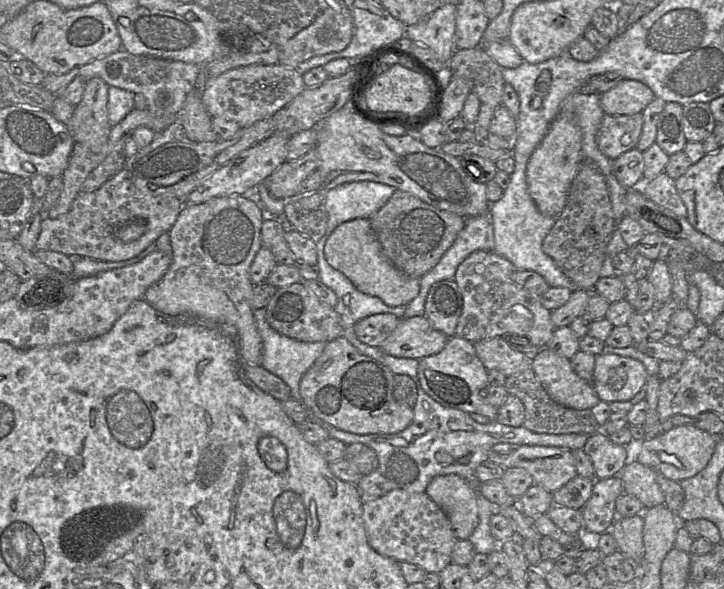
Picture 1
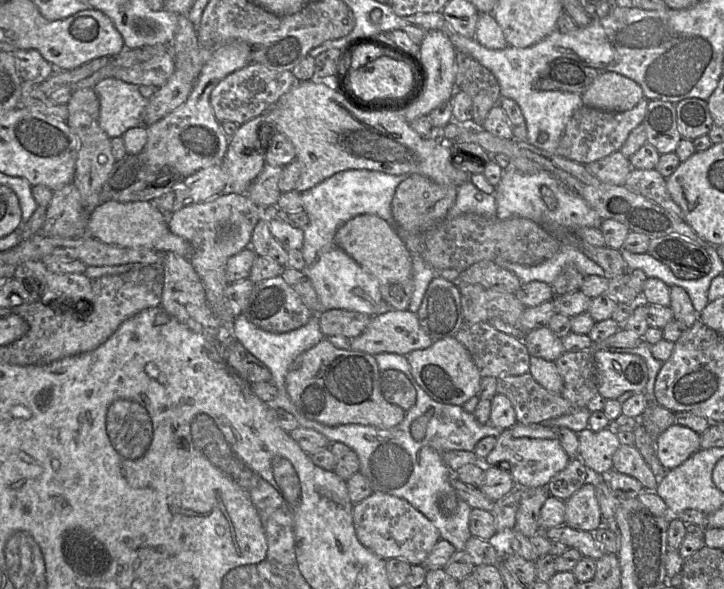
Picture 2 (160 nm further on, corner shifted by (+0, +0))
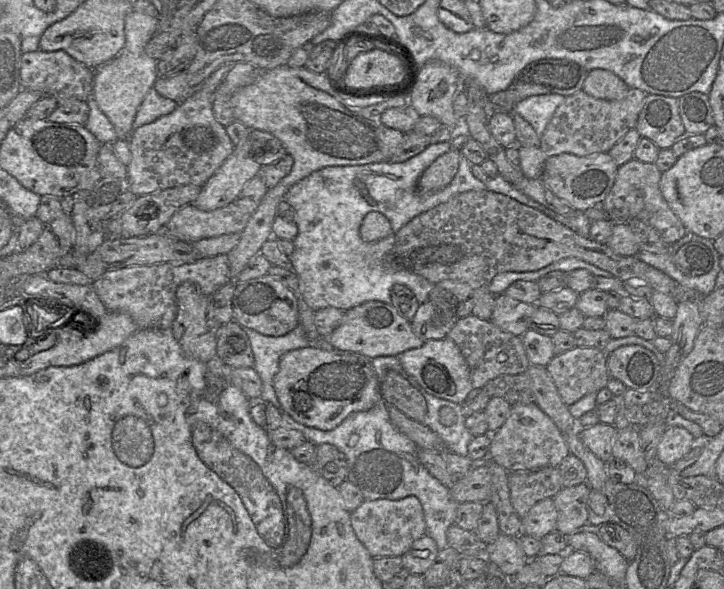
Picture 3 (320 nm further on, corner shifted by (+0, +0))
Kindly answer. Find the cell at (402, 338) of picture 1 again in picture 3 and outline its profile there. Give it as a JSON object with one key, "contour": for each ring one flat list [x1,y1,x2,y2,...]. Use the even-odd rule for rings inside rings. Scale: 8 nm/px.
{"contour":[[368,301,346,310,340,325,323,338,338,350,360,354,369,359,397,356,425,343,413,332,411,323,401,317,391,304,380,301]]}

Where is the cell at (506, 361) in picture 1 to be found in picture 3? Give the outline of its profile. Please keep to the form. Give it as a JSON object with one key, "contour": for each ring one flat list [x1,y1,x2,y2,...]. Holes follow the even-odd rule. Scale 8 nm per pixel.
{"contour":[[469,315,458,319,447,335,459,347,469,369,473,388,481,390,490,380,502,375,523,374,531,365,522,338,495,326,490,320]]}

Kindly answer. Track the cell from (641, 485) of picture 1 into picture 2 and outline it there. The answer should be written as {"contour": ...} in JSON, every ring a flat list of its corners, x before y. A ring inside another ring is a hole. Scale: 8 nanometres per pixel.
{"contour":[[620,445,613,456,613,470,637,479,645,490,656,491,659,483,634,445]]}

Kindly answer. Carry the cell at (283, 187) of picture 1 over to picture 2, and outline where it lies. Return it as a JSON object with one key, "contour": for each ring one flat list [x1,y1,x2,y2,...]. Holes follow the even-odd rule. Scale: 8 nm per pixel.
{"contour":[[266,164,247,189,246,195,248,198,258,207,276,205,281,194,278,185,282,171,283,167]]}

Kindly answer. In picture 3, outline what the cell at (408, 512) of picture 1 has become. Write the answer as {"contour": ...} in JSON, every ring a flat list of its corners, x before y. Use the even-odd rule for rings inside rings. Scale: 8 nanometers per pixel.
{"contour":[[415,496,399,500,364,500,350,513,350,523,356,537,373,558,401,557,416,540,426,534,423,509]]}

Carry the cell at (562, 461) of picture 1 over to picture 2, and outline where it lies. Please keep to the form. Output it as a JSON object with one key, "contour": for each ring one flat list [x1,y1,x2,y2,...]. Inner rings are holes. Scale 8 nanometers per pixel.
{"contour":[[541,424,515,425,504,429,497,437,491,452,482,460,485,466,507,470,517,487,547,487,550,480,569,463,570,457,561,445,555,429]]}

